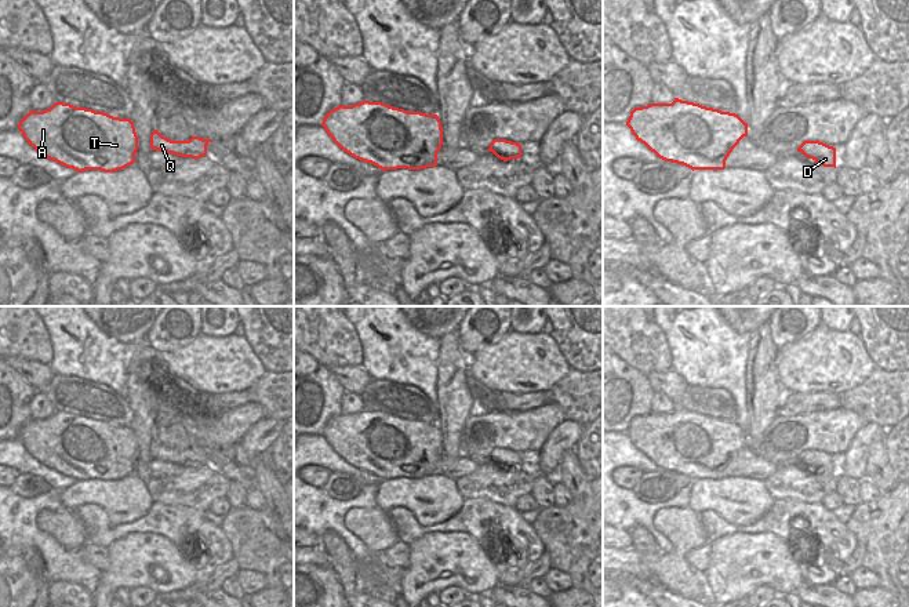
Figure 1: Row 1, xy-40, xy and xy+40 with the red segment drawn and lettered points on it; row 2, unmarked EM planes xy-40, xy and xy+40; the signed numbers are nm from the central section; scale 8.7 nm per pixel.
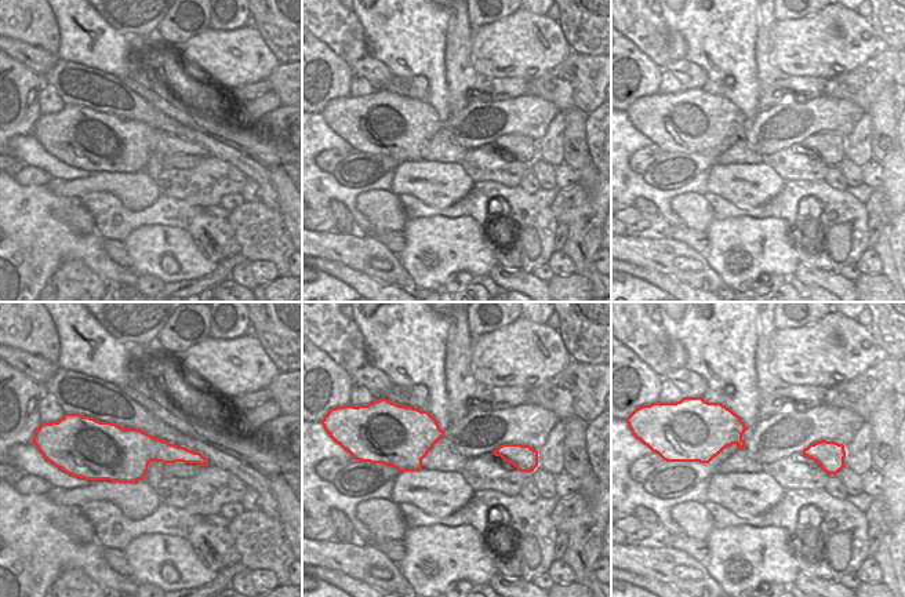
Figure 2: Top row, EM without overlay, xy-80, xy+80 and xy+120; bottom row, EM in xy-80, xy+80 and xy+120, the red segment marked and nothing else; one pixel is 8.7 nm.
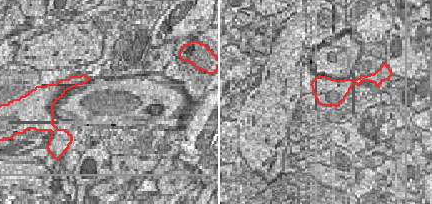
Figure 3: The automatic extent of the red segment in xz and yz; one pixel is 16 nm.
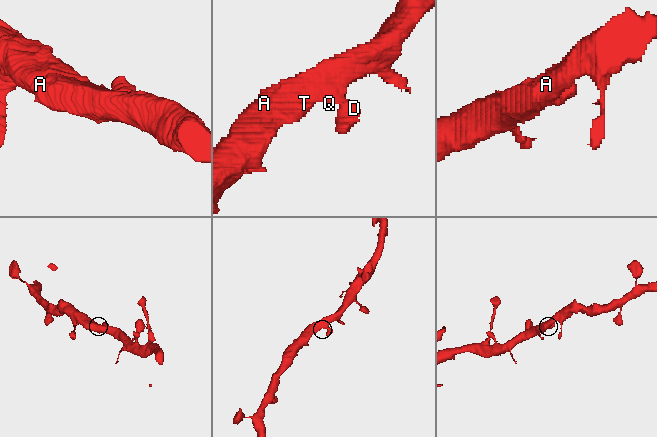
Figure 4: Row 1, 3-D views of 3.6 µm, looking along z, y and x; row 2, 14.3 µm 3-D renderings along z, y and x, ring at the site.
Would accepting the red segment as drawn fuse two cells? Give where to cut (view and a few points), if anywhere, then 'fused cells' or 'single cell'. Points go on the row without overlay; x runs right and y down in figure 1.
no cut | single cell

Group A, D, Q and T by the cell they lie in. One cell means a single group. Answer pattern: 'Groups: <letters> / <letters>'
Groups: A D Q T.

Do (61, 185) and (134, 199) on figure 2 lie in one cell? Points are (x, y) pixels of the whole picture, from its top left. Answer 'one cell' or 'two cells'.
one cell

